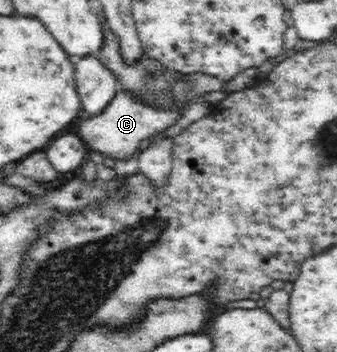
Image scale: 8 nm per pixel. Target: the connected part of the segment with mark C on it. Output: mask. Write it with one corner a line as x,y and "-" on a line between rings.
124,89
112,98
112,101
101,111
101,114
81,122
79,136
101,155
107,154
111,158
127,158
139,149
141,140
159,135
162,131
173,126
181,118
183,107
154,108
154,105
142,104
133,93

